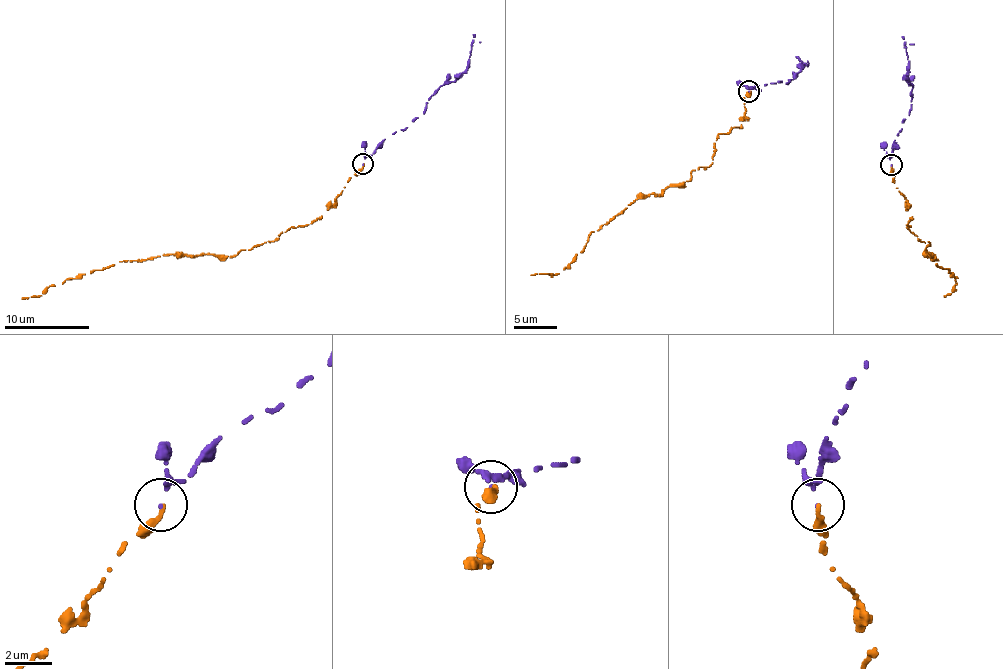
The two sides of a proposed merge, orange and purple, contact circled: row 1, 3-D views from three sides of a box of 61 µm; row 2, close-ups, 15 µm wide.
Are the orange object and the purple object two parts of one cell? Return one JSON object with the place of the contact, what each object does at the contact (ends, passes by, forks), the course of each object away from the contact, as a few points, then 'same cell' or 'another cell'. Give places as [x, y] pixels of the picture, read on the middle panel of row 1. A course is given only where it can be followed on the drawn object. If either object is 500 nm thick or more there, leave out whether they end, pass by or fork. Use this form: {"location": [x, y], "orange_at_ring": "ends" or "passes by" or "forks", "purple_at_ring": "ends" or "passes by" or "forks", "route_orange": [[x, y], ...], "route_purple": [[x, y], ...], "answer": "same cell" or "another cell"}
{"location": [749, 91], "orange_at_ring": "ends", "purple_at_ring": "passes by", "route_orange": [[749, 92], [742, 126], [717, 135], [708, 167], [633, 200], [592, 232], [565, 269], [530, 275]], "route_purple": [[749, 92], [747, 89], [759, 85], [787, 84], [806, 65], [799, 60], [808, 60], [808, 64]], "answer": "same cell"}

